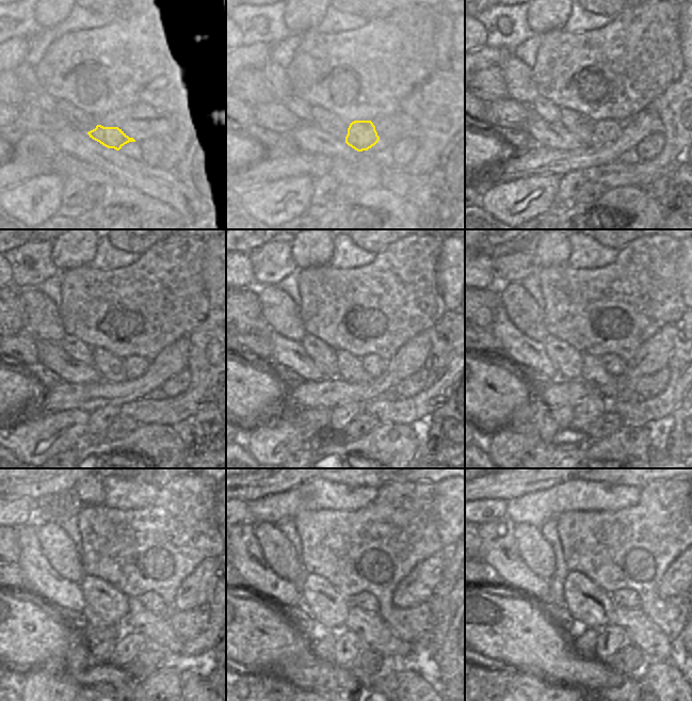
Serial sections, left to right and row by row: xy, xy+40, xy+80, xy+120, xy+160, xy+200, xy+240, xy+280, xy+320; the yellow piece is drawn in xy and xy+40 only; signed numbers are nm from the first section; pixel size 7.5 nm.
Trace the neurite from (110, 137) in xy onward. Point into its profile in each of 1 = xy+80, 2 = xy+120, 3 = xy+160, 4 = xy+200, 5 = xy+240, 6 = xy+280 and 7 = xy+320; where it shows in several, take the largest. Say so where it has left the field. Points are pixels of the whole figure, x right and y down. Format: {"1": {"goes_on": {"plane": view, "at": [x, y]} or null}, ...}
{"1": {"goes_on": {"plane": "xy+80", "at": [607, 131]}}, "2": {"goes_on": {"plane": "xy+120", "at": [134, 366]}}, "3": {"goes_on": {"plane": "xy+160", "at": [375, 366]}}, "4": {"goes_on": {"plane": "xy+200", "at": [615, 365]}}, "5": {"goes_on": {"plane": "xy+240", "at": [139, 603]}}, "6": {"goes_on": {"plane": "xy+280", "at": [390, 600]}}, "7": {"goes_on": {"plane": "xy+320", "at": [625, 598]}}}

